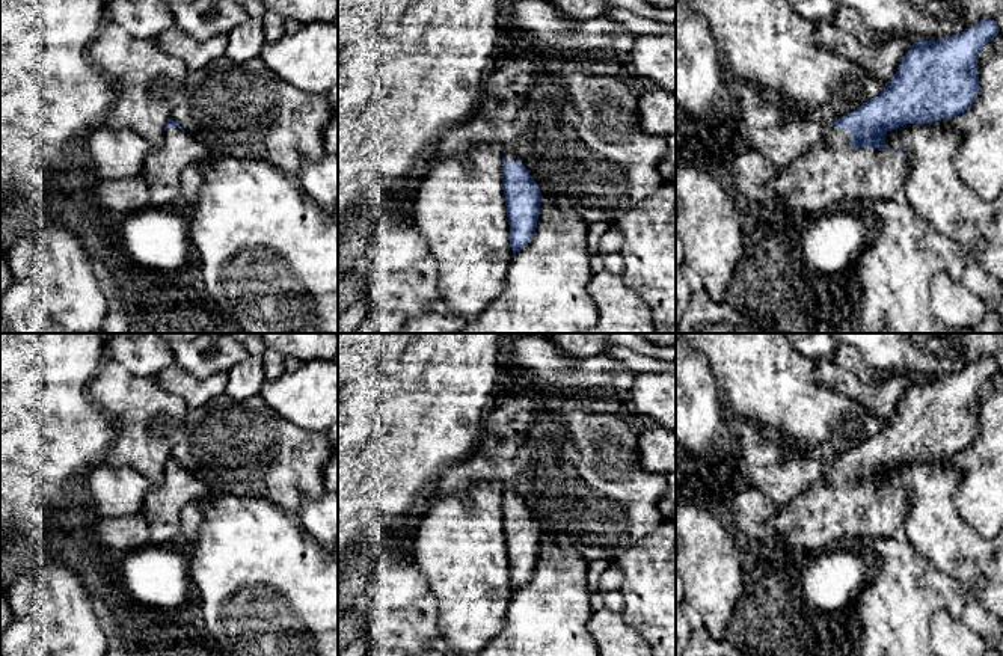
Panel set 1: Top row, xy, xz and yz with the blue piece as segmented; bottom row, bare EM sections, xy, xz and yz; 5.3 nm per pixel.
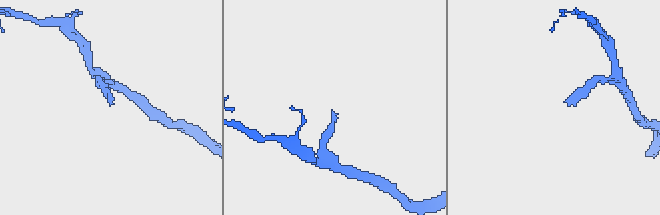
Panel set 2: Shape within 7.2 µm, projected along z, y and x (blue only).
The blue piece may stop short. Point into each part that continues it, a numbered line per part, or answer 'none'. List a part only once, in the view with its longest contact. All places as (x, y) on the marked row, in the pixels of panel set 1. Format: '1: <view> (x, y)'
1: yz (821, 180)

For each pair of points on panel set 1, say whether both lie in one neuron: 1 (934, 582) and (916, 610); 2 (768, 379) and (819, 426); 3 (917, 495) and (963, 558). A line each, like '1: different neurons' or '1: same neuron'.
1: different neurons
2: same neuron
3: same neuron

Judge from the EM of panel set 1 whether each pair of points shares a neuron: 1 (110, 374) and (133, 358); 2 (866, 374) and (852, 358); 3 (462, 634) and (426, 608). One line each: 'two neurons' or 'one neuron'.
1: two neurons
2: one neuron
3: two neurons

